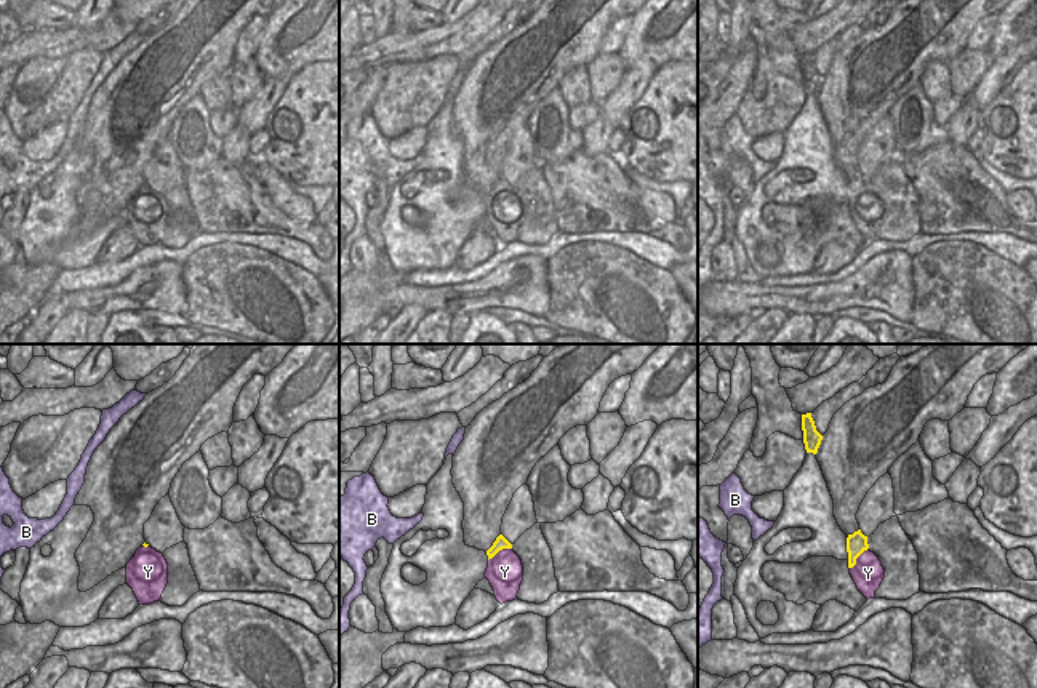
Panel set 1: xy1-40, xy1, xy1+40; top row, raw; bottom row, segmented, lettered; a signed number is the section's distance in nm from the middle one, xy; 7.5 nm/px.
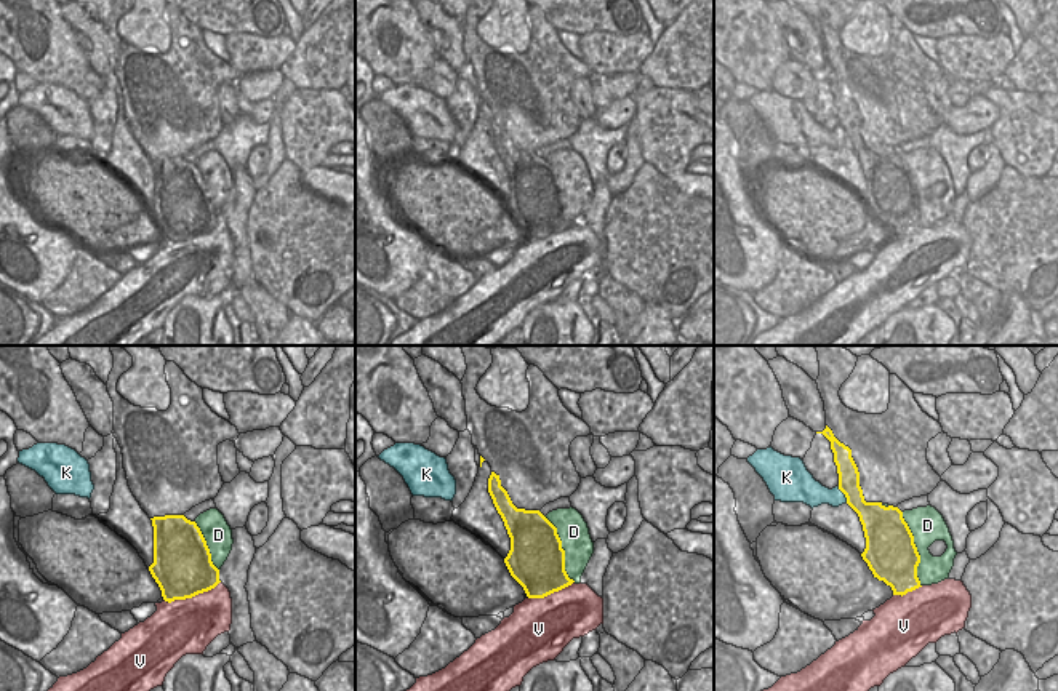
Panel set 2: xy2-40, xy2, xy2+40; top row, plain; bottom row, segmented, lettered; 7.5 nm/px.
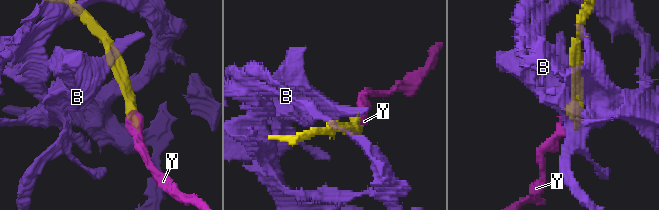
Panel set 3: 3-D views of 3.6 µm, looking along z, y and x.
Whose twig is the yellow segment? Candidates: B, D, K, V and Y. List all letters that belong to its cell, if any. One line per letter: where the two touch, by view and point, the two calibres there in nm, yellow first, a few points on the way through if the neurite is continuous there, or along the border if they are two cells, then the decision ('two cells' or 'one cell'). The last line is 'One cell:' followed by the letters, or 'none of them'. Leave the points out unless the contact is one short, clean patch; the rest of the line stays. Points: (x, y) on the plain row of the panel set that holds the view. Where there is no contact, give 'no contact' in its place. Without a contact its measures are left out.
B: no contact | two cells
D: xy2+40 (916, 191) | 380/260 nm | two cells
K: xy2+40 (844, 135) | 170/190 nm | along xy2+40 (837, 128), (847, 143) | two cells
V: xy2-40 (191, 239) | 440/420 nm | two cells
Y: xy1 (500, 191) | 100/280 nm | across xy1 (501, 184), (500, 191), (504, 213) | one cell
One cell: Y

